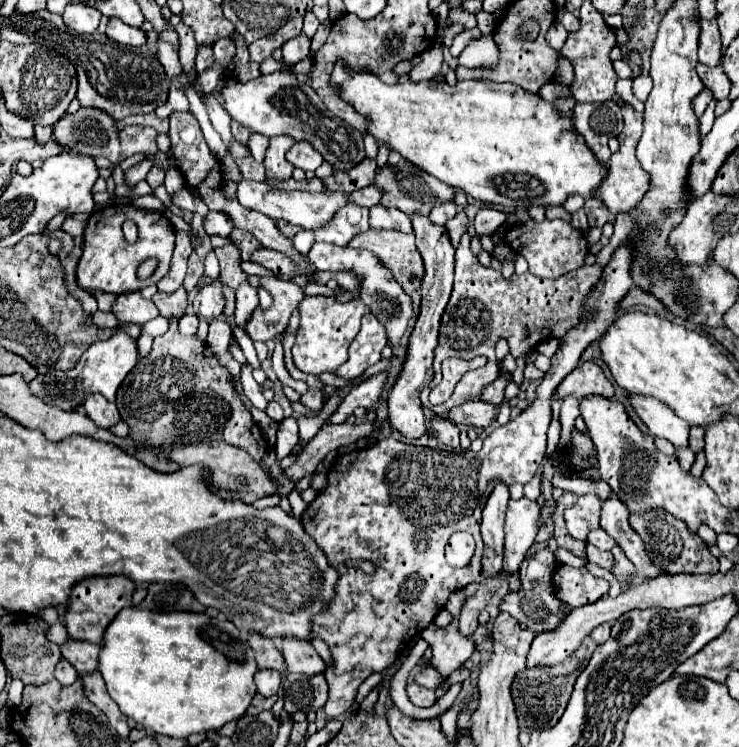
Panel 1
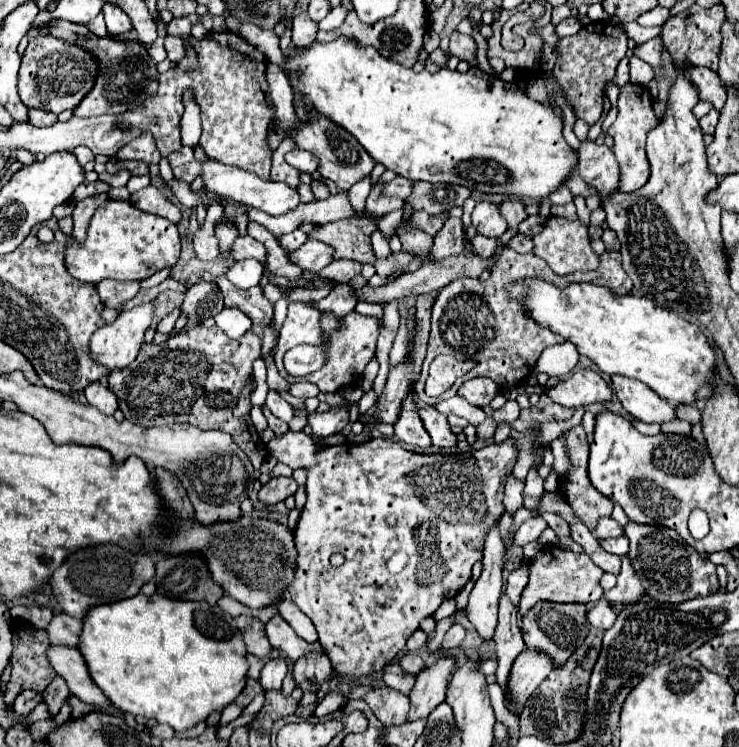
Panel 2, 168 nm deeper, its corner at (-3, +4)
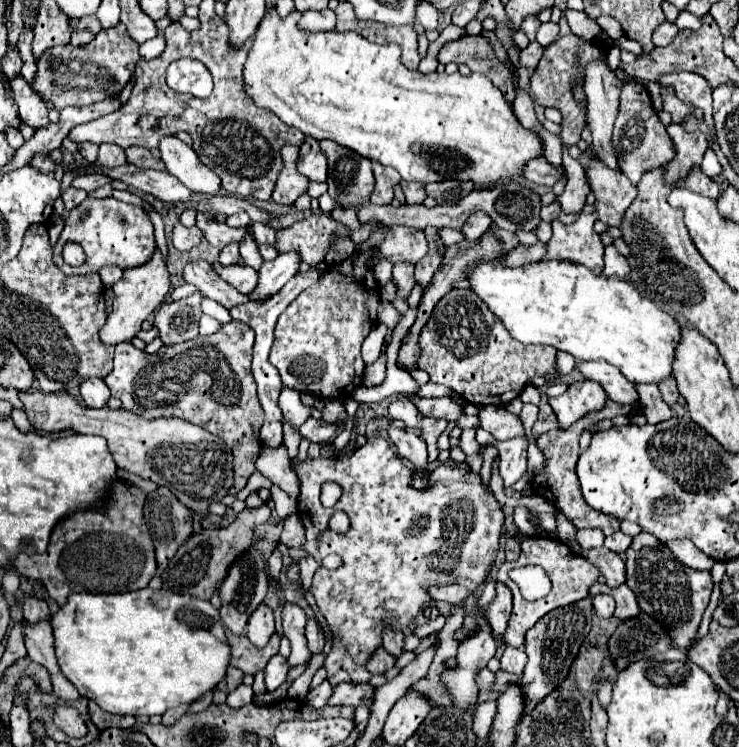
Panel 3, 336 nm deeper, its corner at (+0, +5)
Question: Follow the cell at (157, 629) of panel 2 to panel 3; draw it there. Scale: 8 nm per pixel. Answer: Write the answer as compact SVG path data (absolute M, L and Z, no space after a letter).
M135 590L135 592L125 592L125 594L69 594L67 602L59 608L59 612L53 614L51 618L53 626L53 636L55 636L55 656L61 674L77 688L81 696L87 700L97 702L105 712L109 714L131 714L131 716L153 716L153 714L163 714L165 710L179 706L179 704L193 704L197 698L201 698L207 690L213 690L217 682L225 676L225 670L229 666L229 642L223 630L223 622L219 618L219 610L201 598L193 598L189 594L175 594L171 590Z

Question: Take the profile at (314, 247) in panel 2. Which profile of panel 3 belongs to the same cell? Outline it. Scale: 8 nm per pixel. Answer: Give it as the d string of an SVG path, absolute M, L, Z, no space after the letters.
M289 252L289 254L279 254L275 260L265 262L259 268L259 282L255 286L255 290L249 294L251 302L263 302L265 298L271 298L273 294L277 294L283 284L287 280L293 278L293 274L297 274L301 260L297 258L297 252Z

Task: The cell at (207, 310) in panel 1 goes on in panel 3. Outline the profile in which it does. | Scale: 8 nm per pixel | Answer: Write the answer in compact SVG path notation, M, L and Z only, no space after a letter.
M197 292L185 300L169 302L157 310L153 326L159 330L159 338L163 346L187 342L197 336L199 318L203 314L199 308L201 300L203 296Z

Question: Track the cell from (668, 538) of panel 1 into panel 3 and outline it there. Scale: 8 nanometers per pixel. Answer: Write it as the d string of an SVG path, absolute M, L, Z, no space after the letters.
M641 532L633 538L631 548L627 550L627 586L637 596L641 612L663 622L673 634L673 642L677 642L679 650L689 650L697 638L697 630L701 624L701 616L711 600L713 580L709 572L691 570L675 560L671 550L663 546L653 534Z

